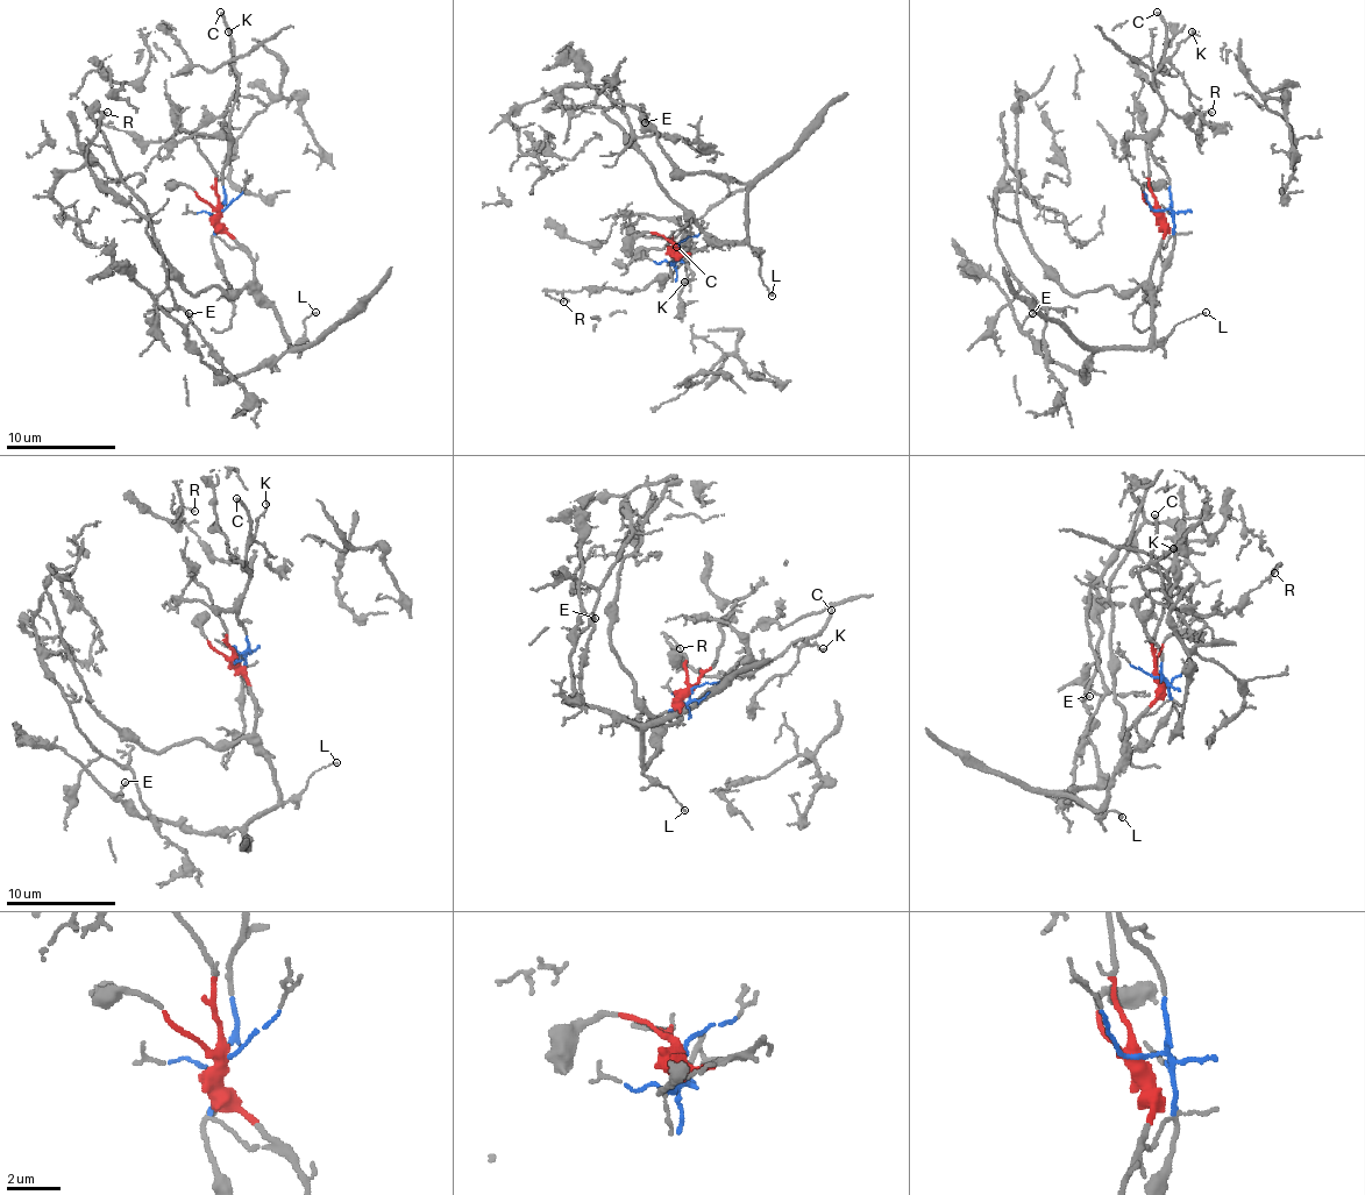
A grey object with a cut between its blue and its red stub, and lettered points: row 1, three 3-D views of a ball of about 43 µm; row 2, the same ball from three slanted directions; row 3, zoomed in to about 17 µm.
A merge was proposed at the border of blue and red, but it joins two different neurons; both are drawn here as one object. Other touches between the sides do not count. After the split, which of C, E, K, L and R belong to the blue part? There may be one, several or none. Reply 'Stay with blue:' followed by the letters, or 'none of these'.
Stay with blue: C, K, R

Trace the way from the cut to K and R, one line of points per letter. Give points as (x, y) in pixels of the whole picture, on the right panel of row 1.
K: (1159, 208), (1167, 208), (1171, 198), (1167, 173), (1151, 151), (1151, 132), (1165, 113), (1153, 72), (1192, 30)
R: (1159, 208), (1171, 206), (1171, 190), (1151, 132), (1167, 111), (1200, 140), (1203, 115), (1211, 113)

